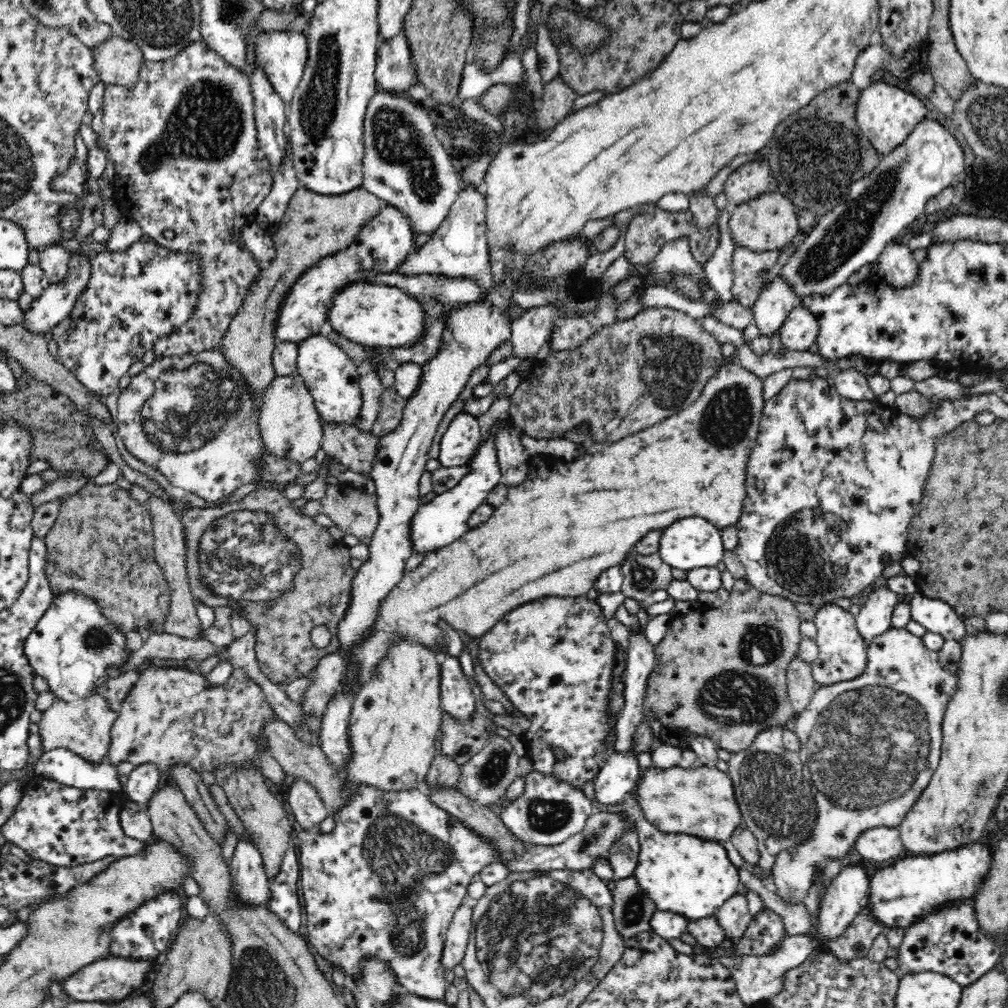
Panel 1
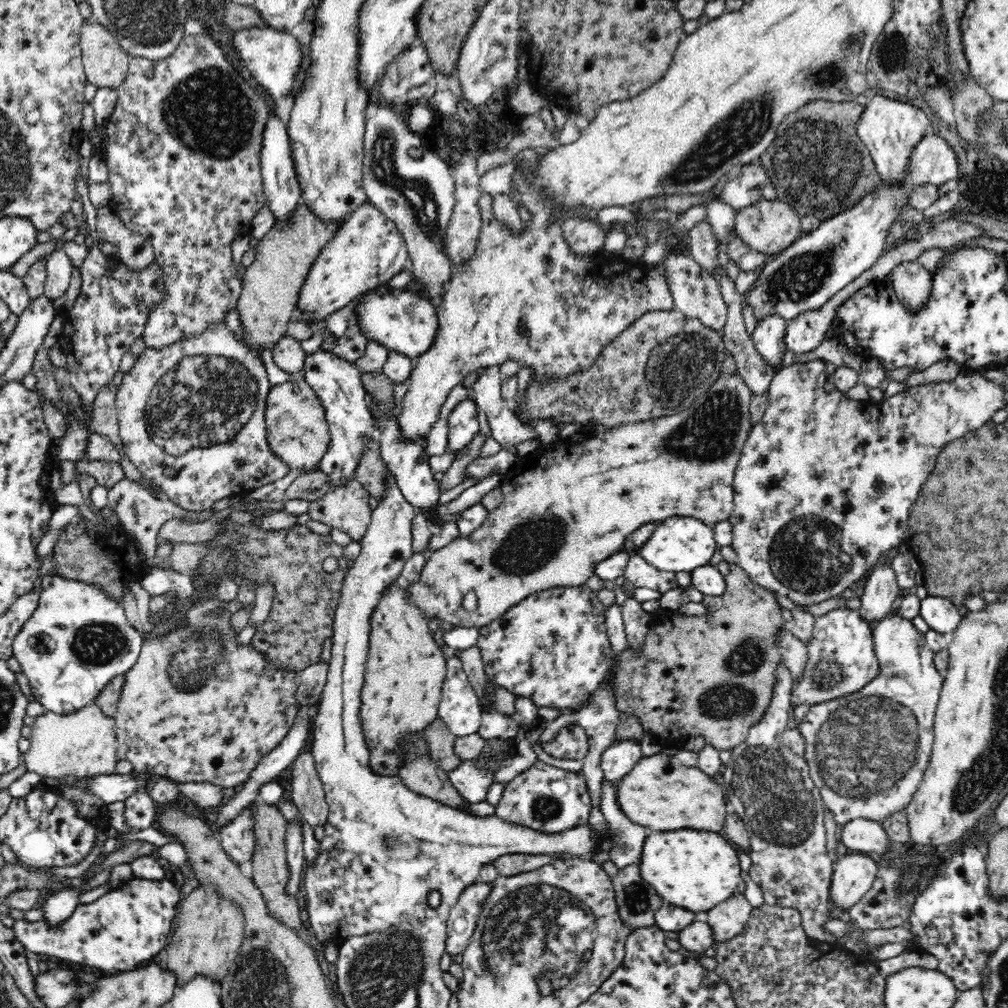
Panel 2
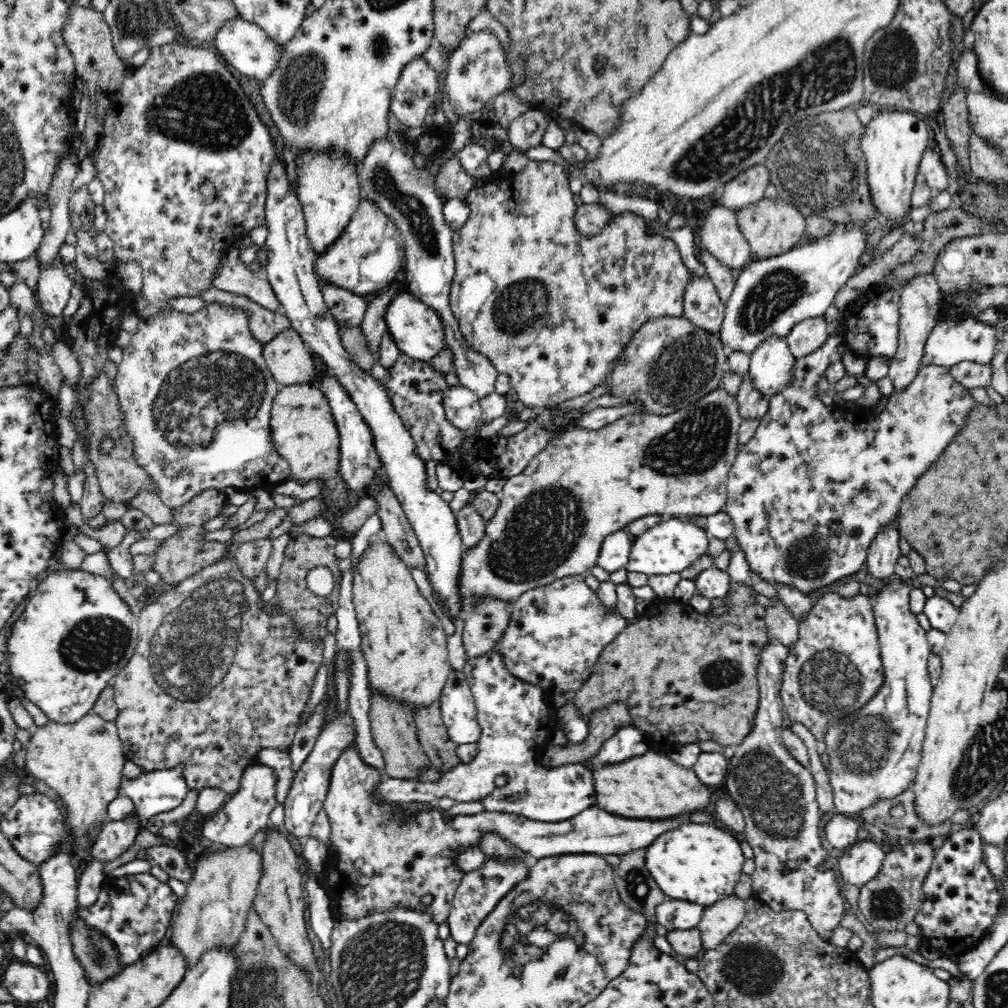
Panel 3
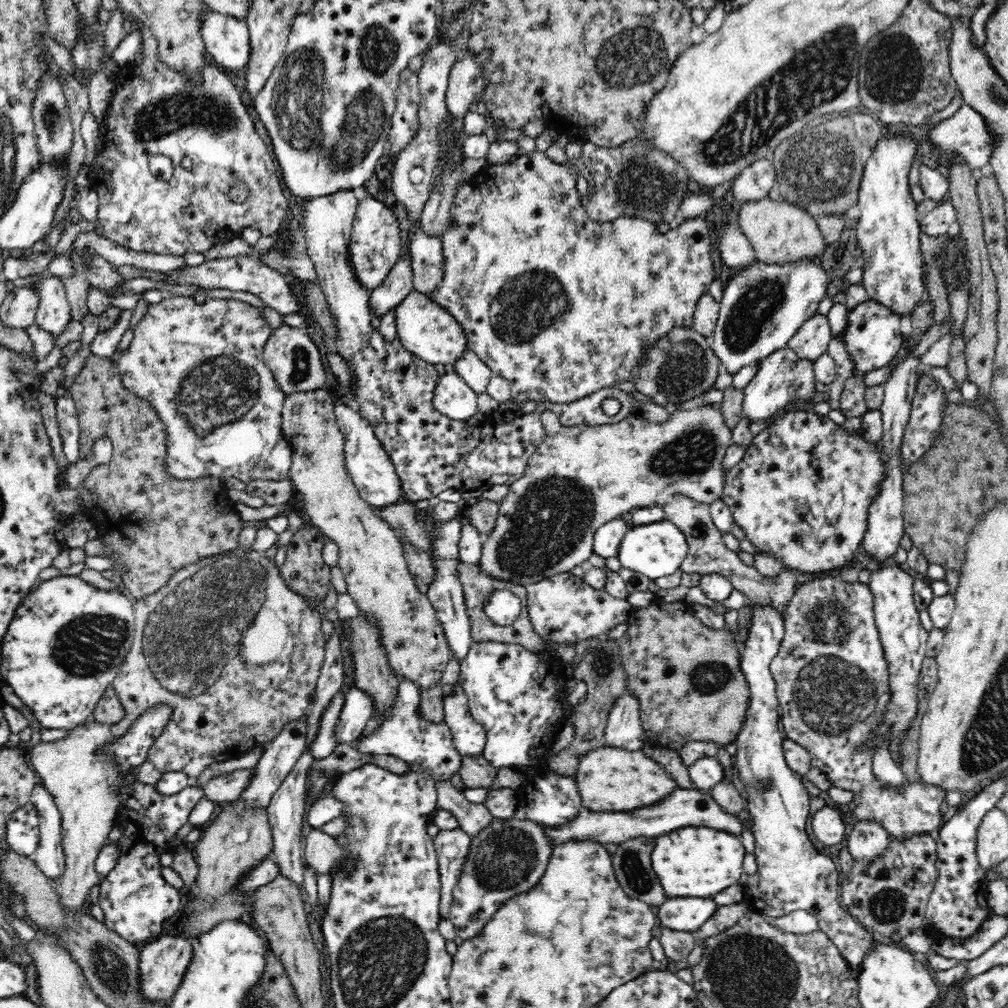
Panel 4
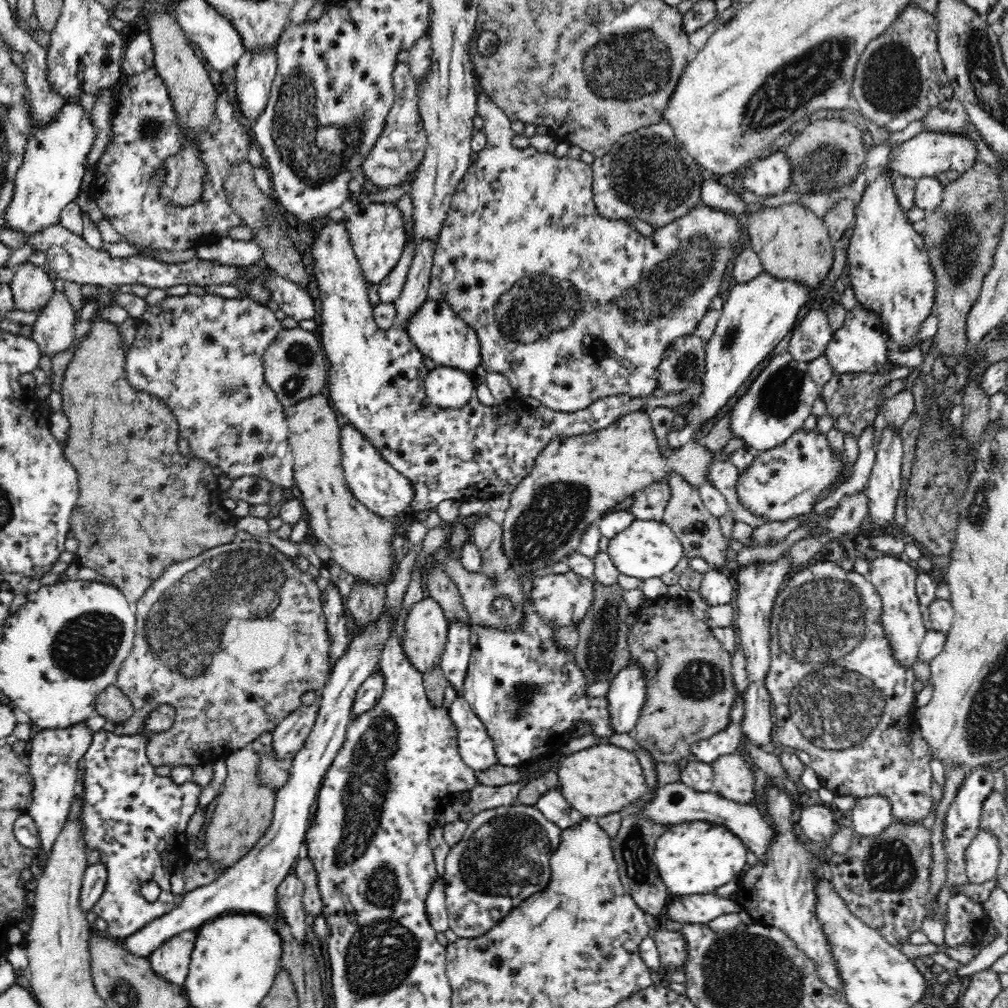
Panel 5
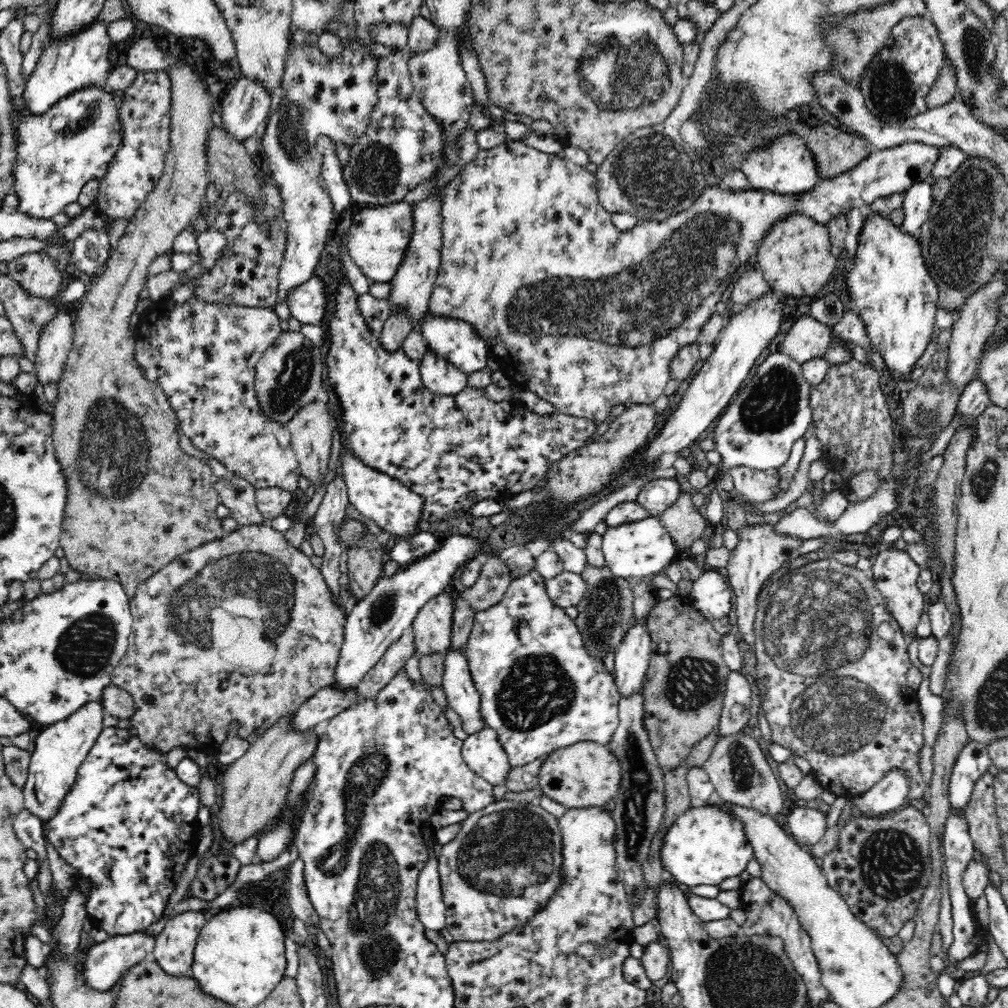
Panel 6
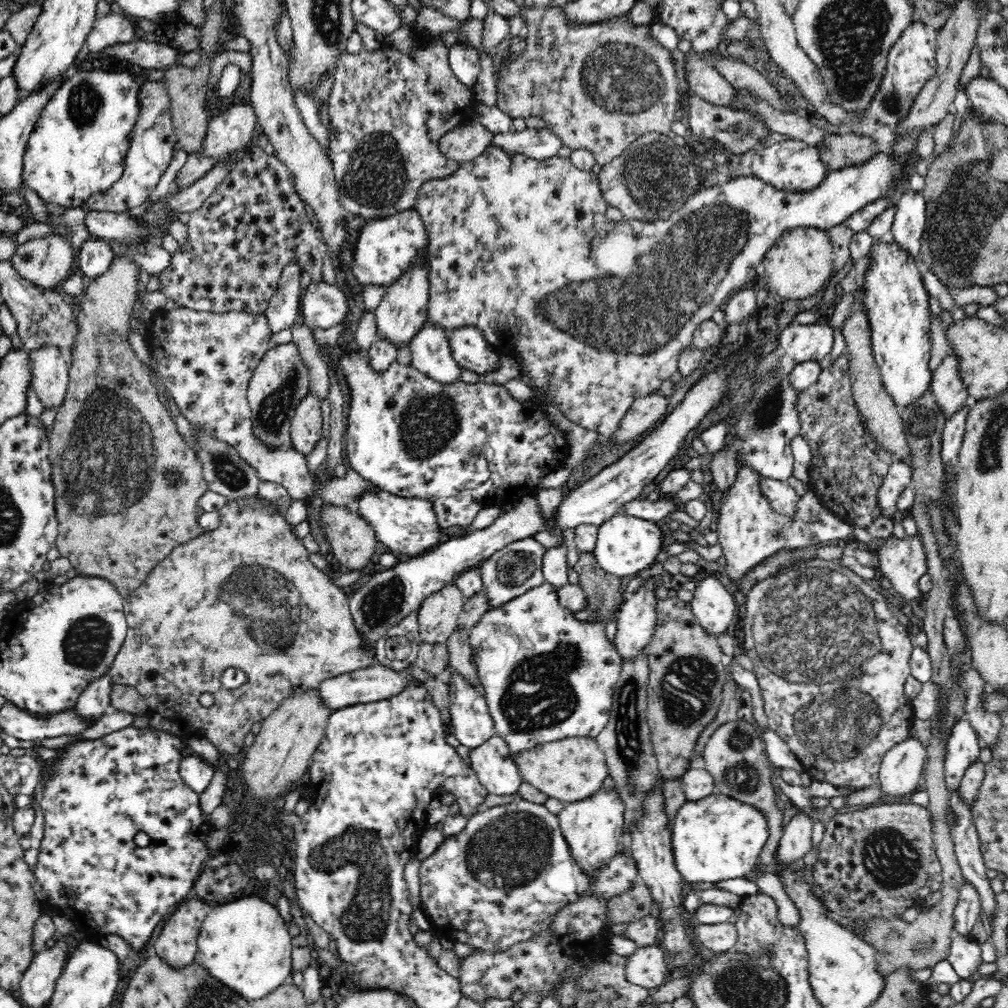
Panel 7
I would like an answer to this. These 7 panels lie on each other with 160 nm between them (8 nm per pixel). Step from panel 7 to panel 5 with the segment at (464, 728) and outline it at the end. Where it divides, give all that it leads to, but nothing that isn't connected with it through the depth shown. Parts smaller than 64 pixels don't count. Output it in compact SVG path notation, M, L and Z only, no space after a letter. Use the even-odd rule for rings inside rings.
M458 622L450 624L448 640L439 664L448 684L454 688L458 697L463 697L464 679L470 664L472 646L468 628L466 624Z

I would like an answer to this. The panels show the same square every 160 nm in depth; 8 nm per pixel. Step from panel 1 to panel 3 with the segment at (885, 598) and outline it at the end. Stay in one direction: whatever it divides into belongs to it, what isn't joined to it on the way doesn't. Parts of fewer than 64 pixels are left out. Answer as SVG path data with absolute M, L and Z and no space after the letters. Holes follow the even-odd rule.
M897 520L880 526L866 554L868 572L878 580L886 581L895 576L895 564L900 558L900 538Z

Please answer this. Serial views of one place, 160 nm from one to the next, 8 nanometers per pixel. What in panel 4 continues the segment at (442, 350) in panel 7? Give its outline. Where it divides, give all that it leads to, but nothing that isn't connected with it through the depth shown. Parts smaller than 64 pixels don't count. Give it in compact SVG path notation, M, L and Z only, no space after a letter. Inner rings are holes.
M447 368L447 371L443 376L439 376L436 386L434 386L433 392L433 405L436 410L439 410L442 414L445 414L448 418L452 420L462 420L462 422L467 422L470 416L474 416L478 412L478 393L474 392L466 384L466 382L456 374L455 370L452 368Z

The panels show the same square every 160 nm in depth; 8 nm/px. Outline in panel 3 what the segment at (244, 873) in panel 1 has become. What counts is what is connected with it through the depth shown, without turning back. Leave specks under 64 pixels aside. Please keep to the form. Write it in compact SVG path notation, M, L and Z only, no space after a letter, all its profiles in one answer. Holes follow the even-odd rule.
M260 762L248 766L242 773L238 790L230 794L229 799L210 818L202 821L200 836L225 846L242 846L251 841L260 828L270 824L270 812L278 806L276 781L277 776L272 767Z

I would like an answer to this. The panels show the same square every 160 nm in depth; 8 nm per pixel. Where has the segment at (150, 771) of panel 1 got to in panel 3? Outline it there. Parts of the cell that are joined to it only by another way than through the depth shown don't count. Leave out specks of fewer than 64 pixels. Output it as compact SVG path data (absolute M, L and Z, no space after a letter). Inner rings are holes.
M132 813L128 818L108 821L97 834L95 843L91 846L91 857L103 864L120 858L134 844L136 834L144 823Z

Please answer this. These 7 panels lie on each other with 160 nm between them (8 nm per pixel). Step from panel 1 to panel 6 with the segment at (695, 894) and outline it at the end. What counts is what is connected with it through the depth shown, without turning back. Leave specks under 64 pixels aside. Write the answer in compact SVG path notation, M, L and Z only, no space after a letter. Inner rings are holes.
M713 799L700 806L691 806L678 816L663 839L661 854L665 872L686 890L700 884L716 886L726 878L740 876L755 858L744 823L731 812L727 803L716 803Z

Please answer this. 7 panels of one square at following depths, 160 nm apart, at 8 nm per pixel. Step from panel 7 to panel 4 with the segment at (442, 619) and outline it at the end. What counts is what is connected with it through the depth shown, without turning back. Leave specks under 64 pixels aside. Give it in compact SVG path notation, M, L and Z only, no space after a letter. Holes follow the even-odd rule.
M325 389L289 394L285 398L282 409L281 429L283 438L292 449L292 462L289 479L302 494L304 512L310 522L327 540L337 546L338 566L344 574L350 594L359 610L380 625L382 645L390 659L390 666L397 676L403 676L415 682L424 691L428 686L440 681L444 668L451 660L451 651L445 638L445 630L438 620L436 610L427 594L422 594L416 588L405 557L403 542L397 531L379 514L380 509L371 507L352 482L345 467L345 442L342 431L337 423L334 412L334 400Z

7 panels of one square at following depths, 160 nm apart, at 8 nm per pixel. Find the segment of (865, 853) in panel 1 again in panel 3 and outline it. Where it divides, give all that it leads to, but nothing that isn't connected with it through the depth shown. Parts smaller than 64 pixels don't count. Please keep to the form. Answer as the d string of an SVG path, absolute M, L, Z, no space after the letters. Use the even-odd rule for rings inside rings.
M834 811L824 824L824 838L831 848L846 848L856 842L858 827L862 822L859 817L847 816Z

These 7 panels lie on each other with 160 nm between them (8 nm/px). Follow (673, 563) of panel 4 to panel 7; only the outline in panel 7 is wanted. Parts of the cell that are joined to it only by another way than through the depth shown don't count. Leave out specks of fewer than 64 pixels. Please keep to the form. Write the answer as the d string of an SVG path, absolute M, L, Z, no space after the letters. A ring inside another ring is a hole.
M618 512L598 526L596 546L592 553L600 568L608 574L623 579L633 578L646 573L658 557L661 557L664 532L655 522Z

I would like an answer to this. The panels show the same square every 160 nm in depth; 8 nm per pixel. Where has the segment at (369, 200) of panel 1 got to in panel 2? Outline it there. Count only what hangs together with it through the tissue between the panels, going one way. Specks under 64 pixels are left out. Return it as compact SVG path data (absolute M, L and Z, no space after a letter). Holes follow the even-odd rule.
M300 204L293 212L293 217L282 225L275 224L260 241L255 249L255 256L252 263L245 268L243 273L242 292L240 293L237 310L240 314L240 320L243 320L244 336L240 340L244 344L256 348L266 346L268 350L278 342L279 338L286 335L287 322L290 320L290 314L297 305L300 296L300 290L303 281L309 273L310 267L316 256L320 254L320 250L326 247L326 244L336 235L339 230L338 225L324 225L320 219L312 216L308 207Z

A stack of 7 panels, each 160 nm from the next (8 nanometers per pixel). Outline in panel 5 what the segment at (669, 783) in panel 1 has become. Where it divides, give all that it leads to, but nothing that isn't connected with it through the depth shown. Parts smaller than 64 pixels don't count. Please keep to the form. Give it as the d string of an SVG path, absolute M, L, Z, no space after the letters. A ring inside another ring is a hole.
M598 743L583 750L563 756L558 762L556 789L568 804L588 818L598 818L622 810L646 792L642 766L632 751Z

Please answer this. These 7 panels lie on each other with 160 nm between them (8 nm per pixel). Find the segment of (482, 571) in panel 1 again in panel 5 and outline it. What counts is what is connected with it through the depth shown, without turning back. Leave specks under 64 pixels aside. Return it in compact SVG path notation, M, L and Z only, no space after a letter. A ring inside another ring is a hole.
M644 409L628 412L628 414L624 414L624 416L621 416L618 420L612 422L610 426L607 426L602 430L590 434L554 439L548 446L546 446L545 450L536 457L534 468L529 476L524 480L521 480L520 484L517 484L516 488L511 492L510 506L505 510L505 519L503 522L503 549L505 555L510 561L511 567L514 568L519 575L529 572L530 568L531 570L536 570L535 572L530 572L535 574L543 573L545 567L550 566L550 564L554 564L554 562L566 561L566 556L578 548L580 536L582 536L585 526L596 523L601 516L609 514L614 508L616 508L616 504L620 504L620 502L622 502L622 500L626 500L628 496L633 497L638 491L642 490L642 488L646 488L650 482L656 482L656 480L667 480L668 472L672 472L672 470L681 474L692 486L699 488L702 483L706 483L706 478L708 478L708 468L710 468L713 461L718 458L716 452L706 449L704 445L700 445L700 442L694 443L692 439L690 439L690 441L684 446L681 446L678 450L674 451L672 449L668 449L668 451L670 453L670 457L667 459L662 457L662 454L658 454L656 436L654 435L654 430L650 423L649 411Z

